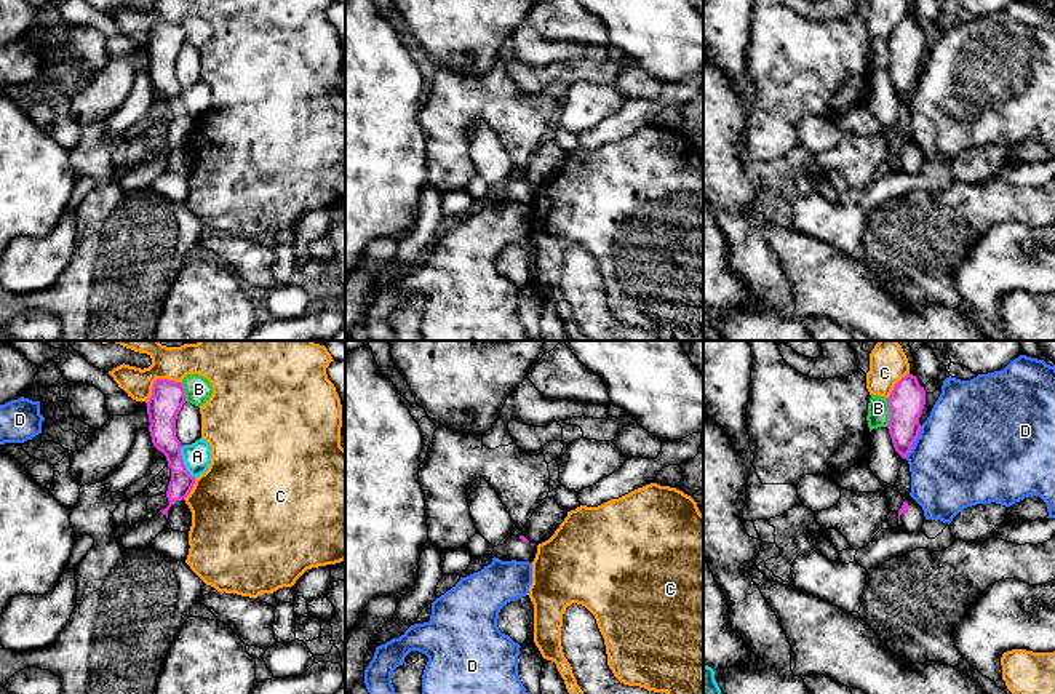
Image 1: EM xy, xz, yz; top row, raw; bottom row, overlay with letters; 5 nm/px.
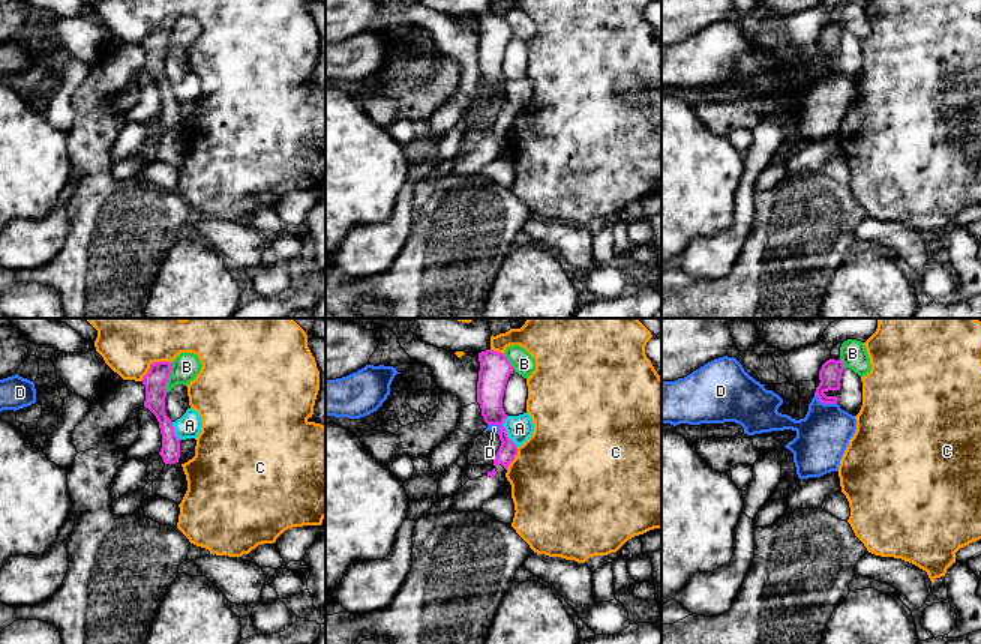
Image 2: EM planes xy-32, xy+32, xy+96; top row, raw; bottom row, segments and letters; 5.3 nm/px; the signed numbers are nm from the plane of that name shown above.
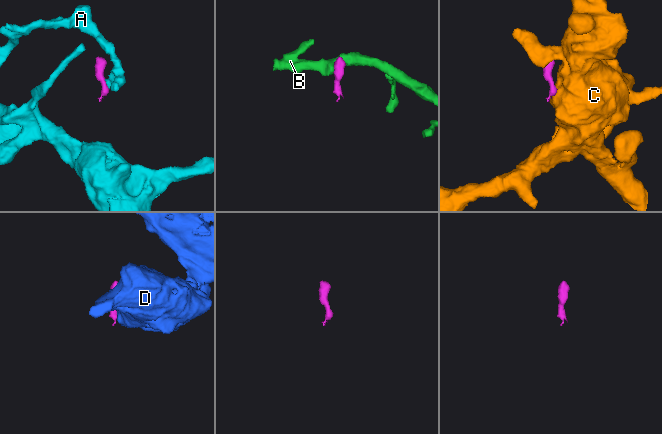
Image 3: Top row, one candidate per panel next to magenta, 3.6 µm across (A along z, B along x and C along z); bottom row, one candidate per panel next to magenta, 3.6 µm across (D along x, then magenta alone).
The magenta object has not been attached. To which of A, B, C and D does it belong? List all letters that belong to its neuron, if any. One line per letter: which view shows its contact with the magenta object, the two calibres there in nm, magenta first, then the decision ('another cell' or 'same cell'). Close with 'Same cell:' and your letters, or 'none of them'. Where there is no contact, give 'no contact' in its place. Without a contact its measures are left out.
A: meets magenta in xy; 140 nm thick on the magenta side, 140 nm on the other; another cell
B: meets magenta in yz; 180 nm thick on the magenta side, 110 nm on the other; another cell
C: meets magenta in xy; 170 nm thick on the magenta side, 150 nm on the other; another cell
D: meets magenta in yz; 180 nm thick on the magenta side, 480 nm on the other; another cell
Same cell: none of them

